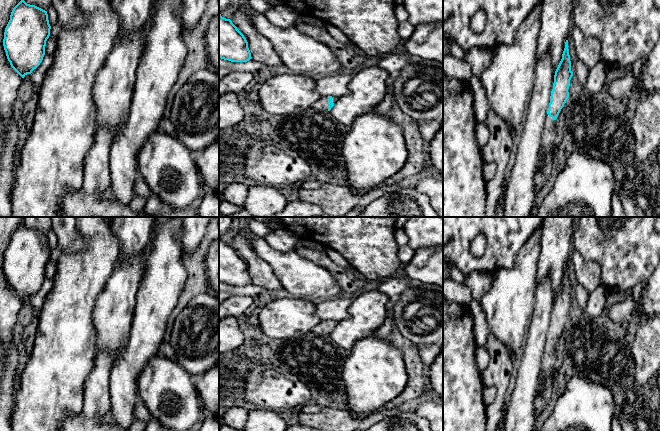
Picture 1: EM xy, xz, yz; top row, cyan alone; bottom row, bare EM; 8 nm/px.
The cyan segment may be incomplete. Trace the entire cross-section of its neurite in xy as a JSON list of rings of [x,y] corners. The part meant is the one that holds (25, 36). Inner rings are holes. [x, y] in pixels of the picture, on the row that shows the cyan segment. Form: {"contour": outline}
{"contour": [[[24,0],[13,8],[3,46],[11,67],[22,78],[42,62],[50,29],[47,11]]]}

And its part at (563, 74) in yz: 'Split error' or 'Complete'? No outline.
Split error

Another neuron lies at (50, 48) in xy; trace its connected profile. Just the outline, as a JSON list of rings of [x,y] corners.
[[[49,36],[49,38],[46,41],[45,52],[48,55],[54,57],[55,52],[56,52],[56,48],[57,48],[56,39]]]

